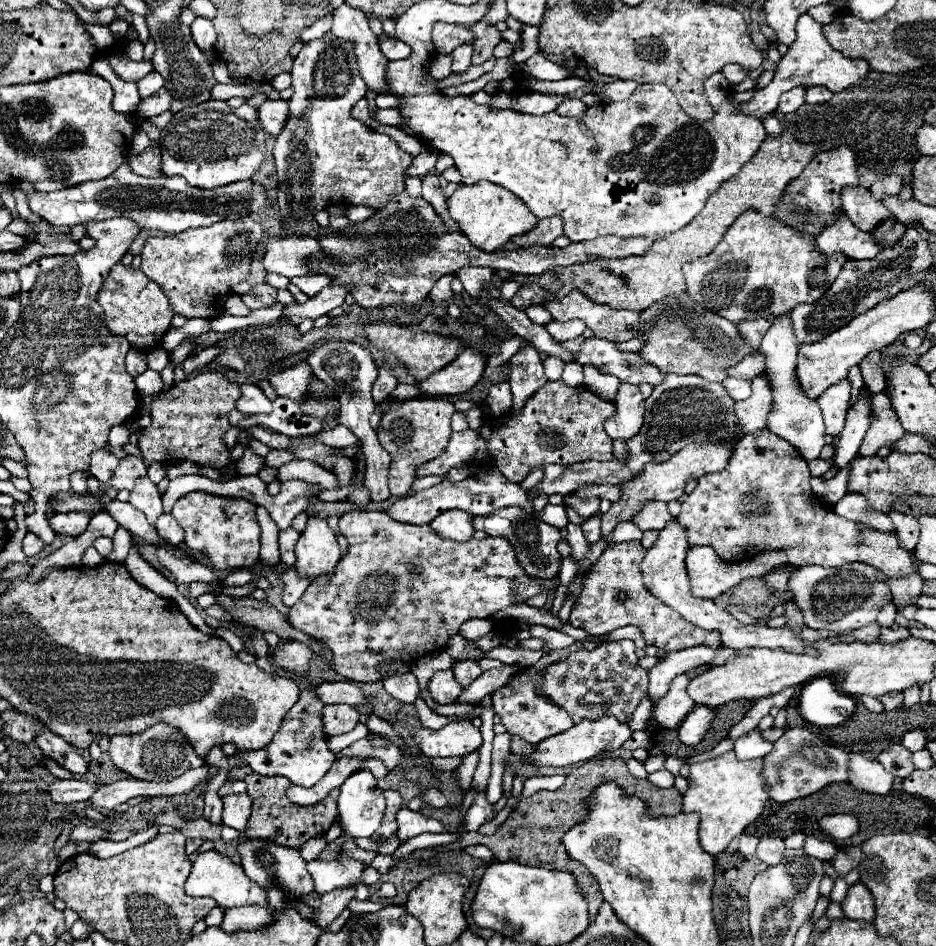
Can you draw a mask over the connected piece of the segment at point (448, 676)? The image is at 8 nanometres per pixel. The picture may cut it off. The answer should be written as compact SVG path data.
M438 671L430 681L430 695L440 705L454 703L460 697L460 691L462 687L456 683L452 671Z

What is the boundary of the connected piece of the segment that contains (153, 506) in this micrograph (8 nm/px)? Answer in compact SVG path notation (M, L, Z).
M136 479L136 487L130 491L130 499L128 499L136 509L140 509L148 523L156 523L158 515L164 511L162 509L162 497L158 487L150 481L150 479Z

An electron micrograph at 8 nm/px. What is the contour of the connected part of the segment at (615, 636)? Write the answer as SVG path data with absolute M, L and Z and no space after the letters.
M620 627L618 631L612 631L606 639L612 639L612 641L618 641L618 639L632 639L636 643L636 653L638 657L644 655L644 649L646 649L646 643L644 643L644 637L640 635L640 631L636 627Z

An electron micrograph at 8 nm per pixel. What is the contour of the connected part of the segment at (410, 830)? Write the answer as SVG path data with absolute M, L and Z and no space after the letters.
M402 807L398 813L398 839L403 844L409 839L428 831L428 833L444 833L448 831L440 821L424 817L422 813L414 813L408 807Z

